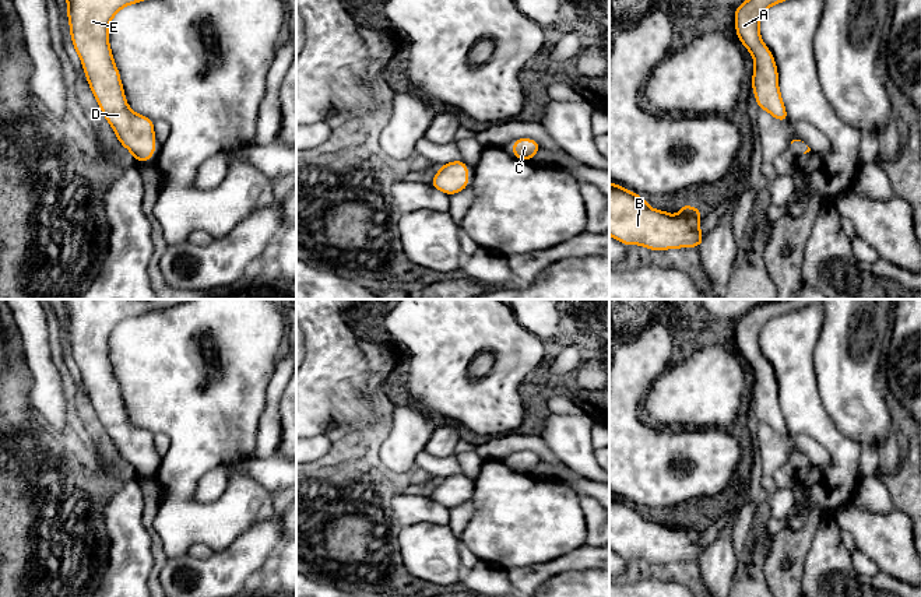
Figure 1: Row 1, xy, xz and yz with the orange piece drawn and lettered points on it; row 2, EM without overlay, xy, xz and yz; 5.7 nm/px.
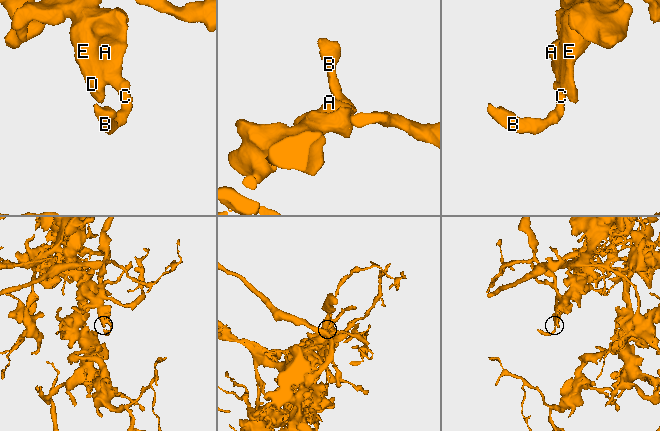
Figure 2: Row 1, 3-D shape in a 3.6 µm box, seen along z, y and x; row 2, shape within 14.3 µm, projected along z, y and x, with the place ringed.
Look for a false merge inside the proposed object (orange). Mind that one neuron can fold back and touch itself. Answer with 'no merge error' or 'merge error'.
no merge error

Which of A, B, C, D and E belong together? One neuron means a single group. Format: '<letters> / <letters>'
A B C D E

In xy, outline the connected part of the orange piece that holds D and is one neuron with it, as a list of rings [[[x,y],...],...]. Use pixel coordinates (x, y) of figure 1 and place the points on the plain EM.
[[[63,299],[70,348],[89,401],[117,453],[137,475],[155,467],[154,433],[133,425],[109,361],[109,337],[123,320],[190,299]]]

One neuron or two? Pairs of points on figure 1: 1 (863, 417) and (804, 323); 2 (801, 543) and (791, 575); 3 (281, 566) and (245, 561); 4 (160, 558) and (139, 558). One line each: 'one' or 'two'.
1: two
2: one
3: two
4: two

